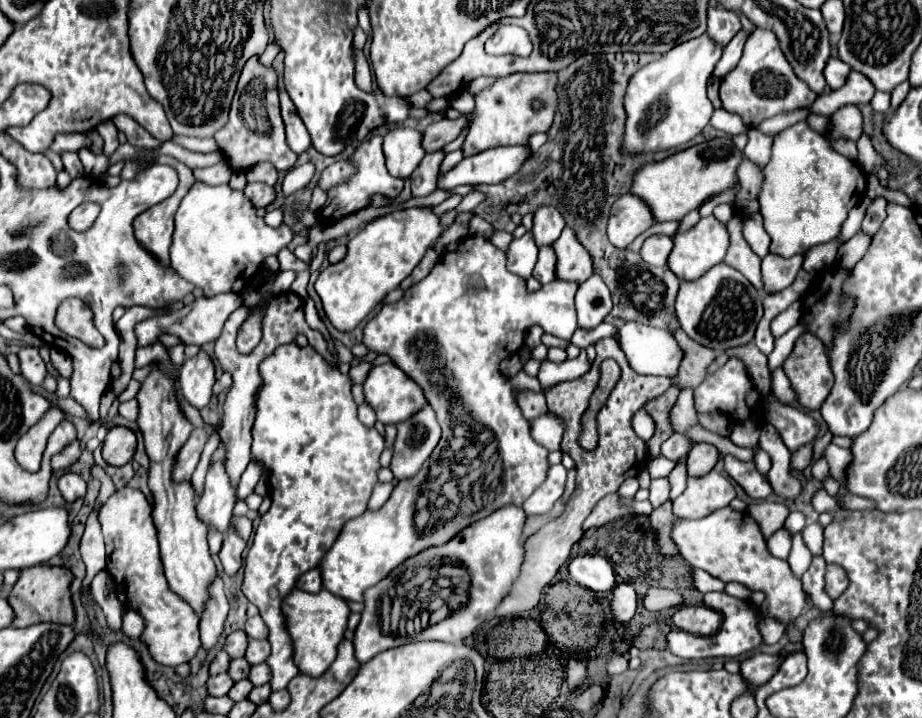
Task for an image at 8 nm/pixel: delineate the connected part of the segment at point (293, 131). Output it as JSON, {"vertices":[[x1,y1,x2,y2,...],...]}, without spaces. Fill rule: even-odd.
{"vertices":[[285,90,279,92,281,98,281,116,285,122,285,130,287,130,287,144,293,148,295,154,303,154,305,150,311,148,311,140,309,140,309,132,305,128,305,124,301,122,295,104,291,102,291,98,287,96]]}

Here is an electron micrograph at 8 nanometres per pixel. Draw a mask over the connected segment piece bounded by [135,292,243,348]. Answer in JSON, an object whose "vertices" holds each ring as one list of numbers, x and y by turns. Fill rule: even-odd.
{"vertices":[[227,292,227,294,217,294,217,296,201,296,201,298,195,298,193,304,185,306,185,308,179,308,179,310,173,310,171,314,167,316,155,316,155,318,149,318,145,322,139,322,135,326,135,334,137,334,137,348,143,348,143,346,151,346,155,342,159,342,159,336,161,334,177,334,185,344,197,344,197,346,203,346,207,342,215,342,219,338,219,332,223,330,223,324,225,320,231,316,231,312,235,312,235,308,243,306,243,300,237,292]]}

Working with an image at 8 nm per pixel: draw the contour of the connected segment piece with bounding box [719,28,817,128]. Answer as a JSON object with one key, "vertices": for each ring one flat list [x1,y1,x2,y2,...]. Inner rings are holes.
{"vertices":[[755,28,755,32,747,38,743,56,737,68,721,80,719,94,721,94,723,108,727,112,739,114,747,128,759,126,763,120,773,118,783,112,809,108,817,98,817,94,811,92,811,88,807,88,807,84,803,84,803,80,795,76,791,64,779,50,779,42,775,34,761,28]]}

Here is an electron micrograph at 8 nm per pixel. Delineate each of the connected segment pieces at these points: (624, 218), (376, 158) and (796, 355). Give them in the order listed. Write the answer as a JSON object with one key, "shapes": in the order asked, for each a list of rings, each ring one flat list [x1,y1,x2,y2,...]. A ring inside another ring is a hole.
{"shapes":[[[625,194,611,208,607,236,617,248,627,248,653,224,655,218,651,216,651,208,647,208,647,204,643,204,637,196]],[[371,136,369,140,361,142,361,144,357,146,355,154,351,156,351,160,357,164,357,174,355,174,349,182,341,184,341,186,335,186,335,188,331,188,331,190,327,192,327,202,325,202,325,204,321,206,321,210,317,212,317,218,319,218,319,222,323,222,323,224,333,224,333,222,349,216,351,212,357,212,357,210,365,208,369,196,375,194,375,192,379,192,379,194,383,194,383,196,387,196,387,198,395,198,395,196,401,192,401,188,403,188,403,180,401,180,401,178,395,178,395,176,391,176,391,174,387,172,381,136]],[[801,334,791,356,785,360,783,370,789,376,801,406,817,410,833,386,833,372,823,342,813,334]]]}

